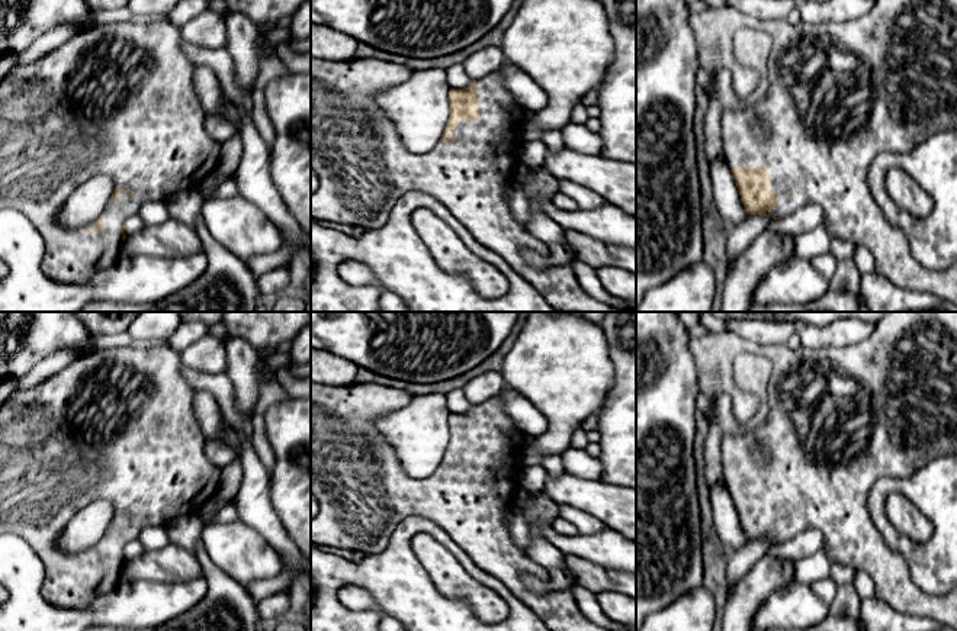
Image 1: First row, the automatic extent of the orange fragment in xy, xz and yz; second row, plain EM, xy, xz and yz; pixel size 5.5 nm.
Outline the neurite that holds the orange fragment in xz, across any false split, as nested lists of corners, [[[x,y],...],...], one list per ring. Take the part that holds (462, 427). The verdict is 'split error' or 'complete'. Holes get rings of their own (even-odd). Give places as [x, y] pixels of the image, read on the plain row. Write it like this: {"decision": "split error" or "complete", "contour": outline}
{"decision": "split error", "contour": [[[311,383],[311,492],[318,502],[318,514],[311,519],[311,544],[378,554],[386,548],[402,519],[411,515],[427,518],[481,570],[526,603],[550,631],[608,631],[581,612],[572,587],[537,595],[521,580],[521,574],[529,573],[549,583],[550,574],[516,545],[505,525],[505,515],[514,508],[513,487],[524,467],[517,458],[523,455],[526,435],[505,413],[501,395],[472,405],[465,413],[450,413],[446,453],[440,466],[423,479],[402,470],[395,450],[375,428],[380,418],[412,397],[376,383]]]}

